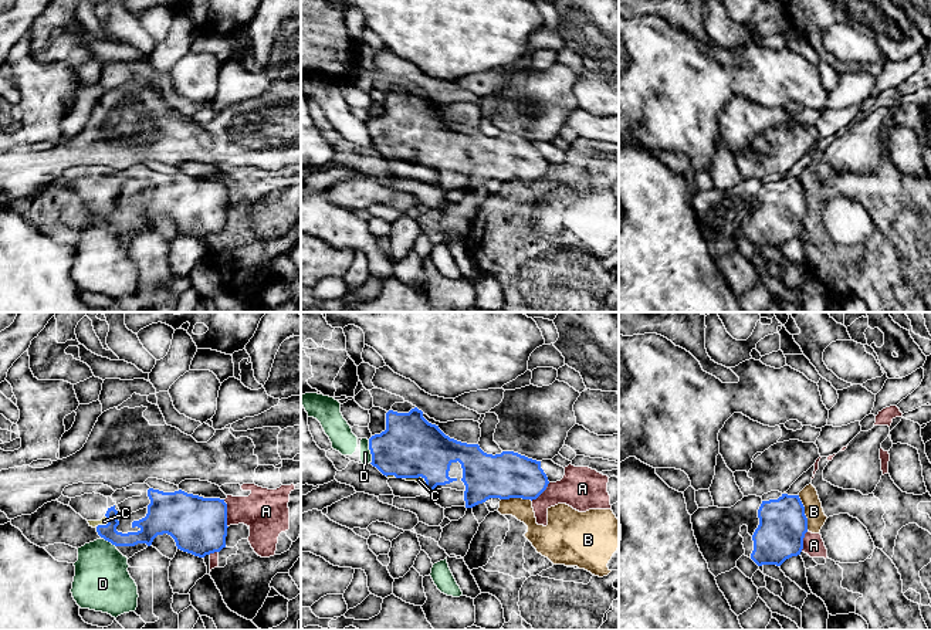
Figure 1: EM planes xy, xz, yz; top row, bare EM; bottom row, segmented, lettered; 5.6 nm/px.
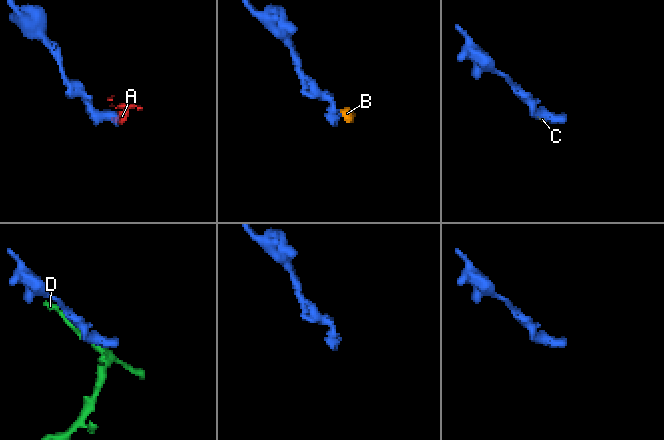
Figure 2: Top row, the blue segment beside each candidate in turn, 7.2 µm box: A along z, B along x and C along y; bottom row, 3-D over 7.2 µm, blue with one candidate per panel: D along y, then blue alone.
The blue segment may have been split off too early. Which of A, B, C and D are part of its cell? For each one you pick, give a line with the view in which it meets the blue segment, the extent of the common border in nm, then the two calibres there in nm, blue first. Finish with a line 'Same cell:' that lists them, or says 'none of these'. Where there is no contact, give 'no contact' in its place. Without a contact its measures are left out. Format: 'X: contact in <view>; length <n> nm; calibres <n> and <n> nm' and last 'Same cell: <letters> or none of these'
C: contact in xz; length 140 nm; calibres 340 and 40 nm
Same cell: C

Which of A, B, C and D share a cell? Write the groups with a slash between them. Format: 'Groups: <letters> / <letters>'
Groups: A B / C / D

